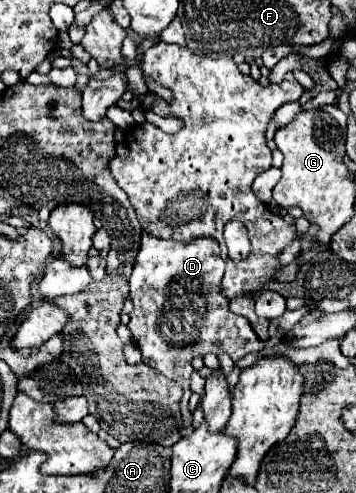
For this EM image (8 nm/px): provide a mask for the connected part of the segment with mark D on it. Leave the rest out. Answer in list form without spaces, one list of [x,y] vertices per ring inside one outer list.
[[[143,232],[141,250],[129,278],[135,308],[127,326],[143,354],[143,362],[163,376],[183,384],[185,392],[181,398],[181,414],[185,426],[191,424],[187,402],[191,396],[191,360],[195,356],[227,352],[233,360],[239,360],[249,352],[259,352],[273,346],[273,340],[263,342],[243,316],[229,310],[229,300],[221,296],[223,270],[225,260],[221,258],[219,244],[213,238],[201,236],[197,240],[189,240],[189,244],[179,244],[175,240],[161,240],[149,236],[149,232]]]

